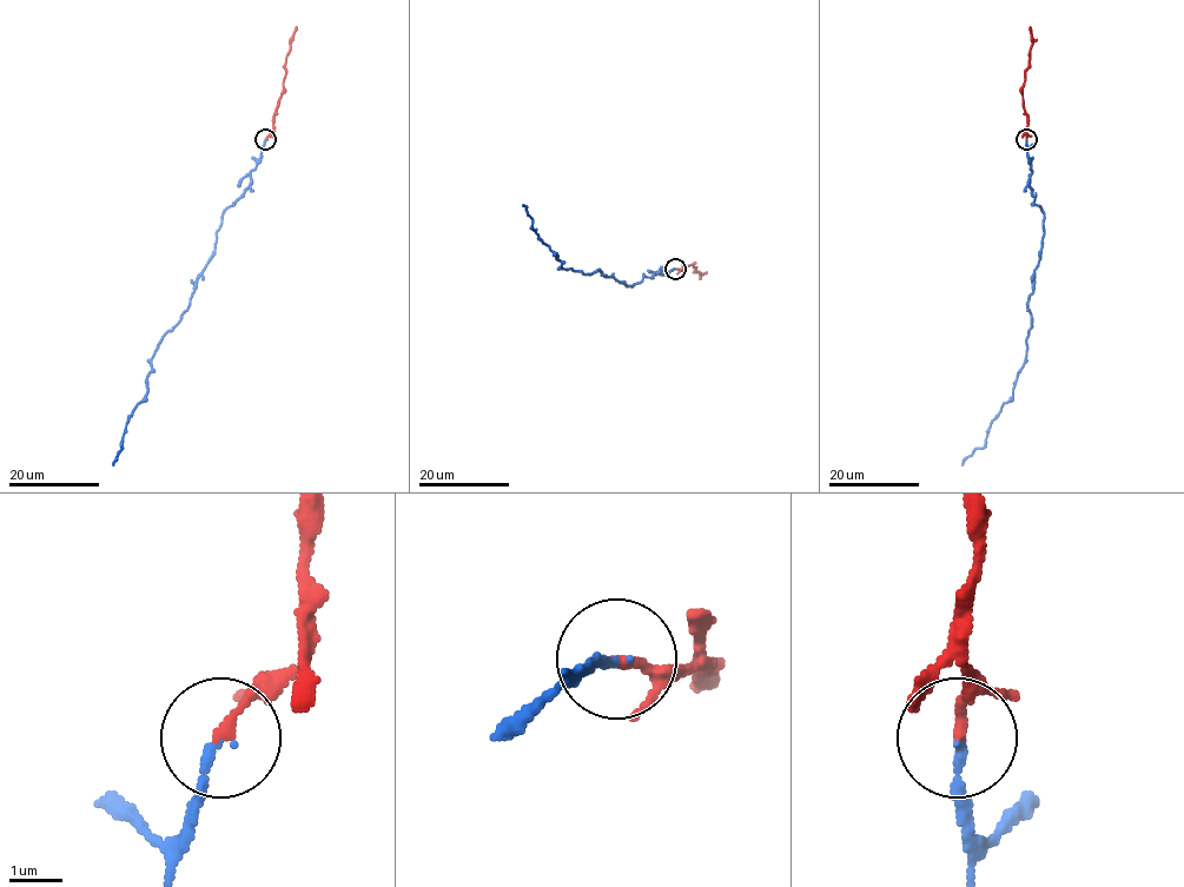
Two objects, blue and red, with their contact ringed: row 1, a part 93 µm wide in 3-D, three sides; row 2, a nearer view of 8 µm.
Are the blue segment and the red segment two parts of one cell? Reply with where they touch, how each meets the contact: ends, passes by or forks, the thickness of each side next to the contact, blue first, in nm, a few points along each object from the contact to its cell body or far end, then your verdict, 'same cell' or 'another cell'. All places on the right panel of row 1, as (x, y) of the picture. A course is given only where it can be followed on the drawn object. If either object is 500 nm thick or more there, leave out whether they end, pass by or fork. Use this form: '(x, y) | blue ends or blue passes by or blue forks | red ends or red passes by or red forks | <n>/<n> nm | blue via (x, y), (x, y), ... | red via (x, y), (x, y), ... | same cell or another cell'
(1026, 139) | blue ends | red ends | 160/200 nm | blue via (1025, 139), (1029, 185), (1044, 214), (1026, 355), (986, 444), (963, 464) | red via (1025, 139), (1027, 114), (1023, 90), (1031, 48), (1030, 27) | same cell

